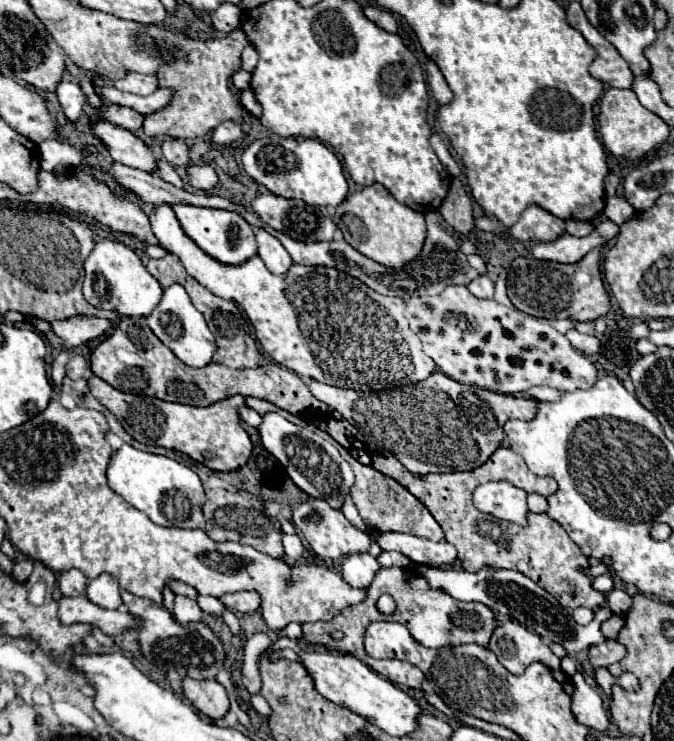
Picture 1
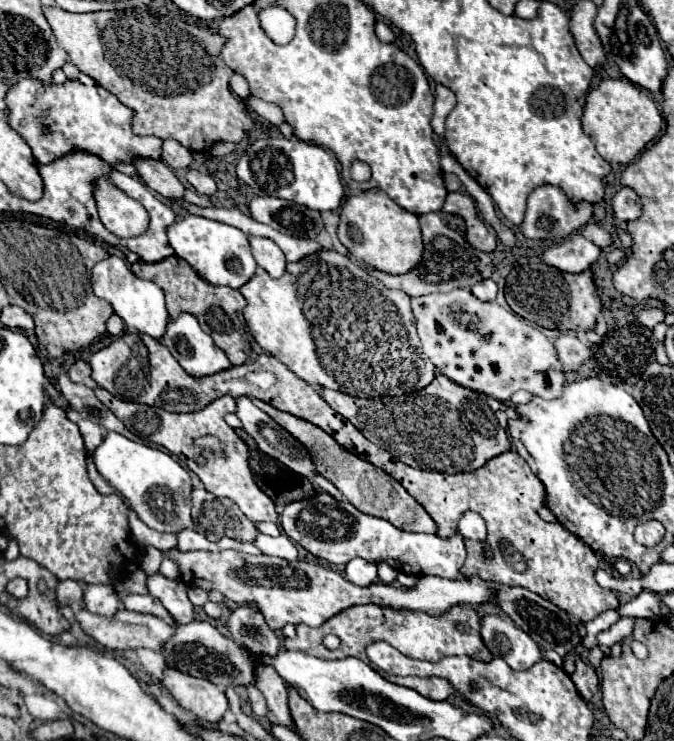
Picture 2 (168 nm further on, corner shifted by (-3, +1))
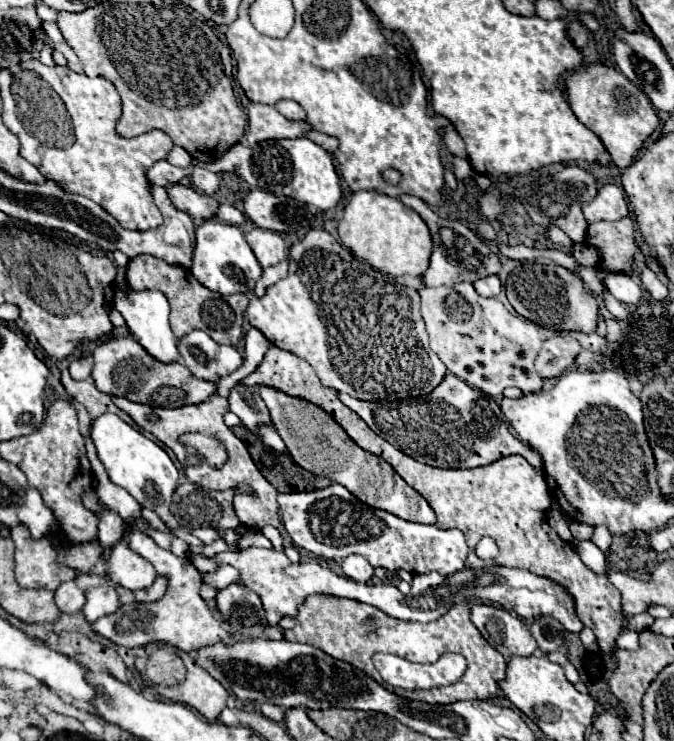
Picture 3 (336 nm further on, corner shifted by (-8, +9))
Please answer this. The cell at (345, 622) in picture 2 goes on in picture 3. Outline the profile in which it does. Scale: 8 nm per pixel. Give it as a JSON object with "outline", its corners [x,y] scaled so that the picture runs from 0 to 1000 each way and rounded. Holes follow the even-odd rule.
{"outline":[[[460,804],[442,821],[442,831],[436,837],[439,837],[439,845],[421,853],[424,864],[430,866],[442,864],[448,869],[469,872],[501,891],[510,891],[528,901],[537,901],[543,910],[552,912],[574,931],[605,945],[626,945],[635,950],[668,950],[677,945],[703,945],[703,942],[721,945],[733,937],[739,926],[736,920],[748,915],[748,907],[751,907],[748,885],[718,864],[709,848],[703,848],[697,837],[697,823],[688,815],[674,815],[665,823],[665,829],[659,829],[656,834],[626,842],[626,839],[585,837],[582,831],[573,831],[567,823],[549,815],[537,815],[531,810],[513,810],[513,807],[496,807],[496,804]],[[555,880],[579,880],[611,893],[638,893],[638,891],[650,891],[653,883],[680,880],[691,888],[694,901],[688,912],[668,926],[653,926],[653,928],[636,931],[596,931],[596,928],[586,931],[568,919],[561,904],[555,901],[552,893]]]}

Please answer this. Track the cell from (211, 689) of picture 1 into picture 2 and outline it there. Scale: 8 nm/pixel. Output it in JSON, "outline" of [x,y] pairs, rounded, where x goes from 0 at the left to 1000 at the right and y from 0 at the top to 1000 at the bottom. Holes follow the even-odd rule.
{"outline":[[[248,899],[239,923],[274,958],[286,961],[301,974],[322,977],[337,961],[334,931],[304,915],[286,915]]]}

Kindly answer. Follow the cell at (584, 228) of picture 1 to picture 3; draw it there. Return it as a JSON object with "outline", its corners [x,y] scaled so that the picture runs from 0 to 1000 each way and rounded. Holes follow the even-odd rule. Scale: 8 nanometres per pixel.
{"outline":[[[923,294],[923,297],[914,297],[911,302],[875,302],[869,329],[878,329],[878,332],[890,335],[893,359],[899,364],[905,364],[905,367],[935,367],[938,345],[947,337],[944,329],[941,329],[941,297],[938,294]]]}

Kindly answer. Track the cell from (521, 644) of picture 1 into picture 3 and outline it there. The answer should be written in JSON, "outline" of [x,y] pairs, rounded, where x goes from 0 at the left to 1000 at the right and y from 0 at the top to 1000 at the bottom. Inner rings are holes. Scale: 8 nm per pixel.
{"outline":[[[706,815],[697,829],[703,845],[712,856],[751,888],[757,885],[789,885],[795,877],[795,864],[789,861],[783,845],[739,818]]]}

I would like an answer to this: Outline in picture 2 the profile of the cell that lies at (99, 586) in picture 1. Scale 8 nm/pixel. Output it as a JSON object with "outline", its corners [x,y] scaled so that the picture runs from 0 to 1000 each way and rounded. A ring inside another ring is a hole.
{"outline":[[[132,788],[123,799],[123,810],[135,829],[168,831],[177,823],[177,804],[165,788]]]}

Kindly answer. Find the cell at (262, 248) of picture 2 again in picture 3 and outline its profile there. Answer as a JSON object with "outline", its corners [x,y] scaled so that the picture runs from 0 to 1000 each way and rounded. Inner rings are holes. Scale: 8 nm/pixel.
{"outline":[[[374,308],[365,316],[365,327],[371,329],[389,362],[412,356],[415,351],[427,345],[427,329],[412,313],[401,313],[392,308]]]}

